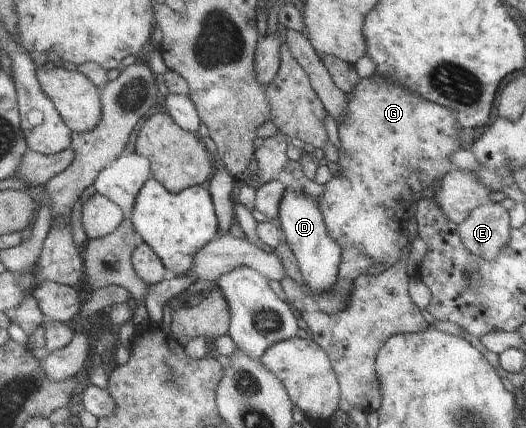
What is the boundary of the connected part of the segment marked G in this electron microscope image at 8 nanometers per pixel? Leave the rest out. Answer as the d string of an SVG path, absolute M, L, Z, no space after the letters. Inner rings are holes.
M376 74L360 79L358 85L346 94L346 113L337 123L338 173L324 185L324 193L318 196L326 226L338 246L356 245L379 265L392 266L402 257L403 252L406 254L410 241L416 236L406 229L408 219L412 219L408 213L412 197L422 189L432 188L434 181L439 181L452 171L449 156L460 150L458 133L461 130L450 109L430 103L402 89L400 85L386 83Z

